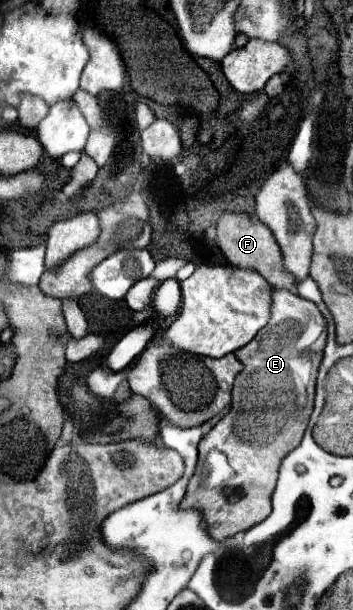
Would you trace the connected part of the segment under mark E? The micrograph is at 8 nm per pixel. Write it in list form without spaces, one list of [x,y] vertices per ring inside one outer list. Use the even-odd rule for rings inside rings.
[[[276,289],[272,293],[272,317],[268,325],[260,329],[260,333],[248,345],[236,351],[236,357],[242,361],[244,371],[234,381],[230,413],[222,417],[218,425],[212,427],[212,431],[200,441],[200,461],[196,467],[196,477],[190,483],[190,489],[194,489],[182,503],[184,507],[202,511],[206,531],[212,539],[224,541],[228,537],[234,537],[238,531],[248,531],[270,515],[270,497],[276,487],[282,457],[300,445],[314,409],[314,401],[306,399],[312,399],[310,385],[316,383],[324,345],[326,319],[320,309],[300,295]],[[276,325],[278,333],[282,333],[278,335],[278,341]],[[214,447],[228,455],[228,463],[236,471],[236,477],[232,485],[228,483],[218,489],[206,489],[206,457]]]

